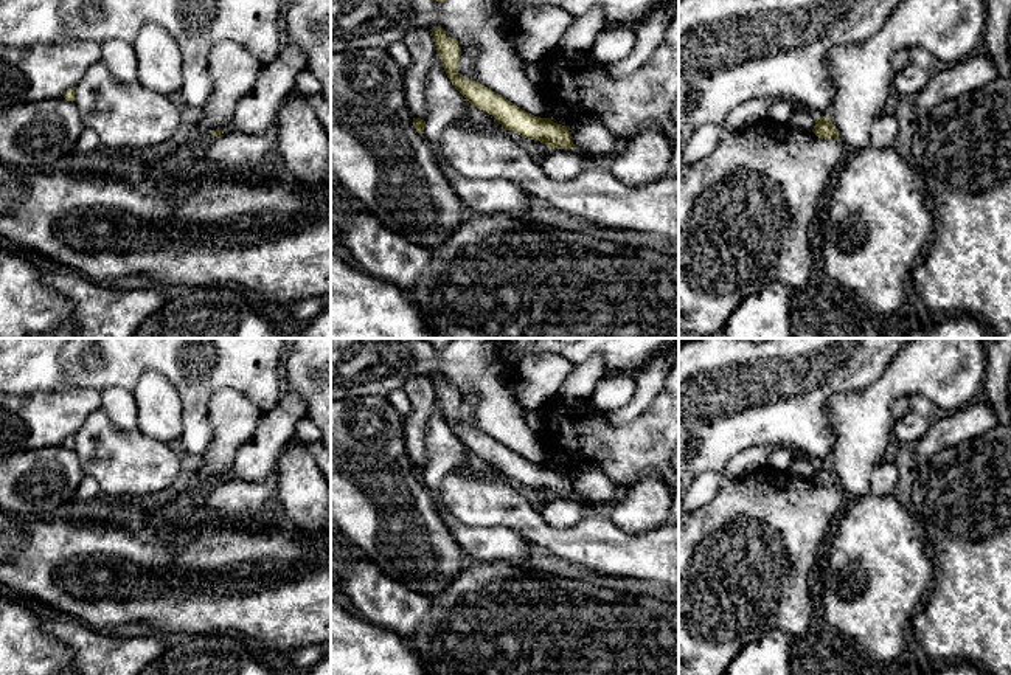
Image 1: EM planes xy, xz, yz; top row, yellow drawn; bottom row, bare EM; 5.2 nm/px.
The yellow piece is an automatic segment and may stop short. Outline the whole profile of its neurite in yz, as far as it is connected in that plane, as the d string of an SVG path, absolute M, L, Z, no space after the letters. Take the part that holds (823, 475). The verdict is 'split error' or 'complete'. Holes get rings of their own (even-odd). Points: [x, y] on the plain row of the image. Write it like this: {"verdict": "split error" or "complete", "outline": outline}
{"verdict": "complete", "outline": "M818 464L815 469L815 473L812 479L818 486L839 486L837 475L832 472L832 469L828 464Z"}

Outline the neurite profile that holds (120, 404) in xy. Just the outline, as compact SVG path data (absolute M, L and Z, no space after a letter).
M121 386L101 389L101 410L123 430L138 428L138 405L132 391Z

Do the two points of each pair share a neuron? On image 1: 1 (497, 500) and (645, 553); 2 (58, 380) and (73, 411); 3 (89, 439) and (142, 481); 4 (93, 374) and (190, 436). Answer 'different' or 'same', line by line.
1: same
2: different
3: same
4: same

